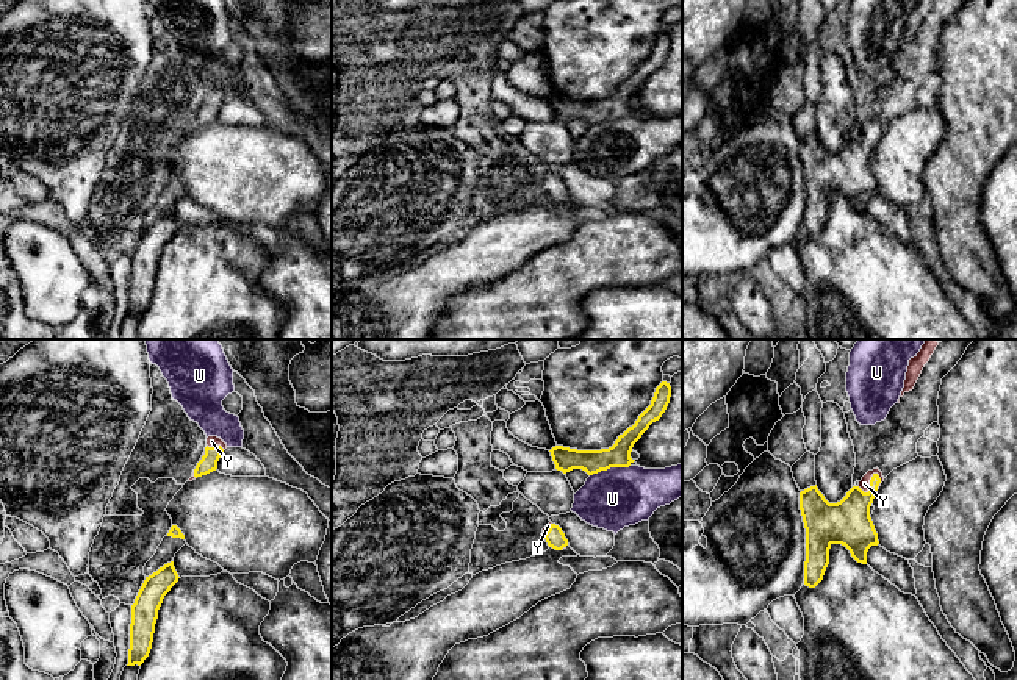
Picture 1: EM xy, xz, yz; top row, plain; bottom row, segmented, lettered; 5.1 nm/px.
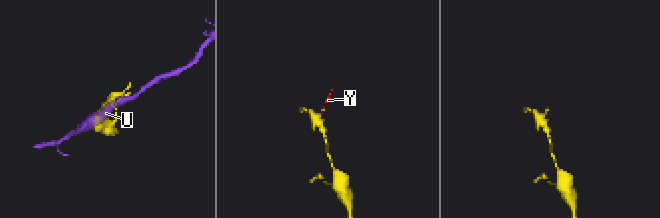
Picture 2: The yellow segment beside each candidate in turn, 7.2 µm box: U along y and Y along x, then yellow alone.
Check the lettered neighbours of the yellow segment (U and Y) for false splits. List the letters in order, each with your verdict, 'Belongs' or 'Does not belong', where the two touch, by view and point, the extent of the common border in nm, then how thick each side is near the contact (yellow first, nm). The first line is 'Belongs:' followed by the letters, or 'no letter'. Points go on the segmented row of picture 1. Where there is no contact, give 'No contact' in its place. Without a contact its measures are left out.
Belongs: Y
U: Does not belong. Touches yellow at xz (609, 468). Shared border 220 nm. Thickness 120 nm (yellow) against 320 nm
Y: Belongs. Touches yellow at yz (870, 483). Shared border 130 nm. Thickness 240 nm (yellow) against 50 nm

